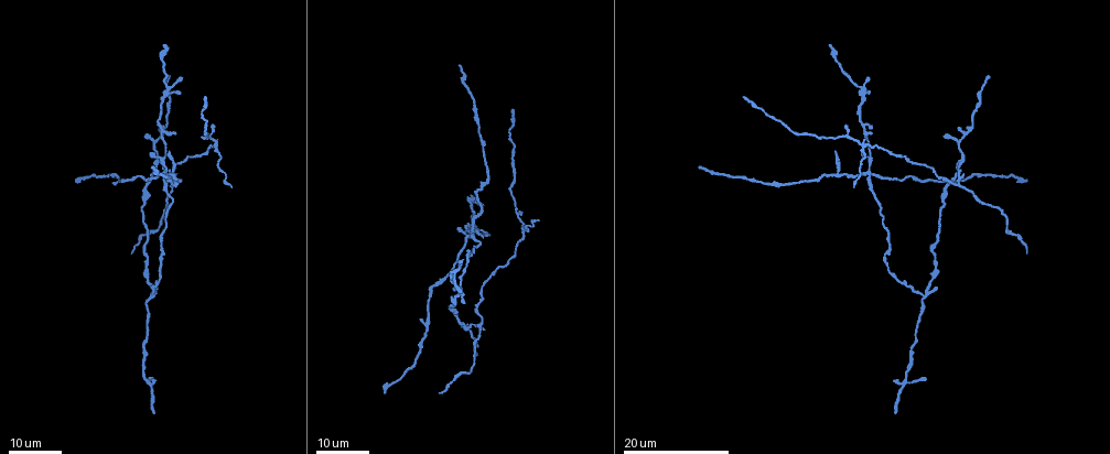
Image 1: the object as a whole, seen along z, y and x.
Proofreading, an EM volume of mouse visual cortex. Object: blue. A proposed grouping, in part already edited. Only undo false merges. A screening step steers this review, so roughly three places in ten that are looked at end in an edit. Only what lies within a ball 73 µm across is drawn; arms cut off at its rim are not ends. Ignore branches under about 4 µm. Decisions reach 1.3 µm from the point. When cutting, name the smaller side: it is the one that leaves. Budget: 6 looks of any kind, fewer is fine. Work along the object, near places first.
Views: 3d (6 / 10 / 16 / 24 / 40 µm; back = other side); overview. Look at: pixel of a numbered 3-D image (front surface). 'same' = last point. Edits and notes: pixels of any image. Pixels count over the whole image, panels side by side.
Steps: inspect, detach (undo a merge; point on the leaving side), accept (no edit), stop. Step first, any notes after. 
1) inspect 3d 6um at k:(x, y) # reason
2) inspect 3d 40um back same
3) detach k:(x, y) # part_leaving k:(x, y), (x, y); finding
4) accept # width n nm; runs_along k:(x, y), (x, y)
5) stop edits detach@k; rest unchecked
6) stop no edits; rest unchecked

inspect 3d 24um at 1:(466, 238) # looks like a crossing

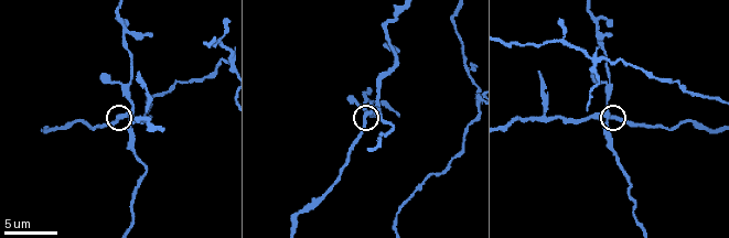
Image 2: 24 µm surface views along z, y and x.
inspect 3d 10um at 2:(120, 118)

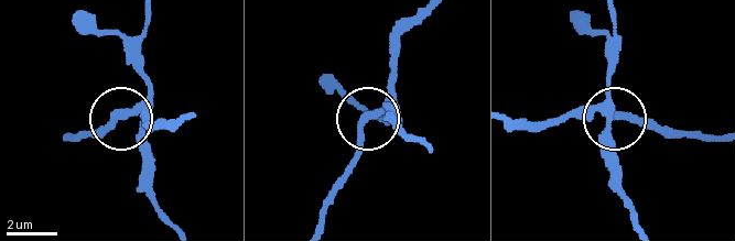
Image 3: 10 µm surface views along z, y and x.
detach 3:(110, 116) # side_arm 39 um; part_leaving 3:(603, 111), (667, 130), (717, 135); two neurons meet here

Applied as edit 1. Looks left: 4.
inspect 3d 24um at 1:(922, 297) # three arms meet

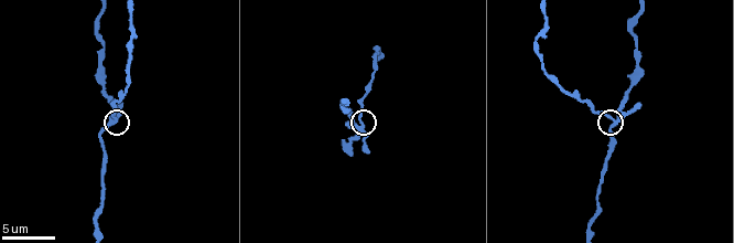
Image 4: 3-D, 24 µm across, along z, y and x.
inspect 3d 10um at 4:(615, 122) # zoom in

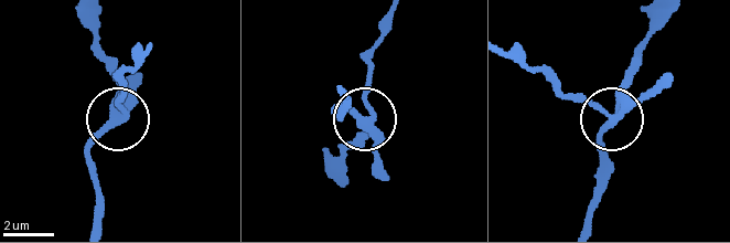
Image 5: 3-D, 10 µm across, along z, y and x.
accept # width 280 nm; continuous, no second neuron

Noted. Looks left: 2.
inspect 3d 24um at 1:(146, 384) # arms run side by side

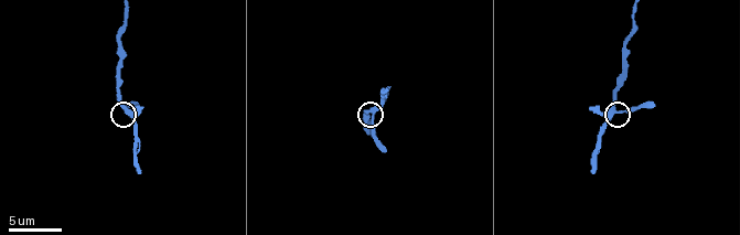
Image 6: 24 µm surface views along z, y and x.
inspect 3d 10um at 6:(613, 110)

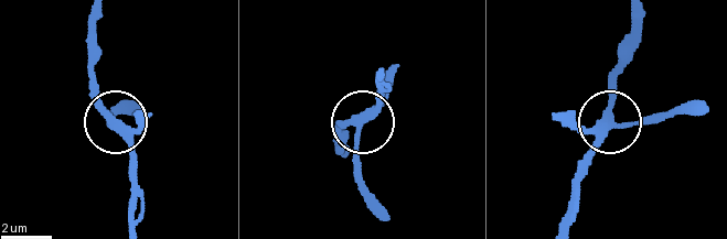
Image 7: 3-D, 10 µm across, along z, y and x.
accept # runs_along 7:(639, 20), (635, 52), (615, 84), (612, 119), (675, 115); all the same neuron

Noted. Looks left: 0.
stop edits detach@3; rest unchecked

